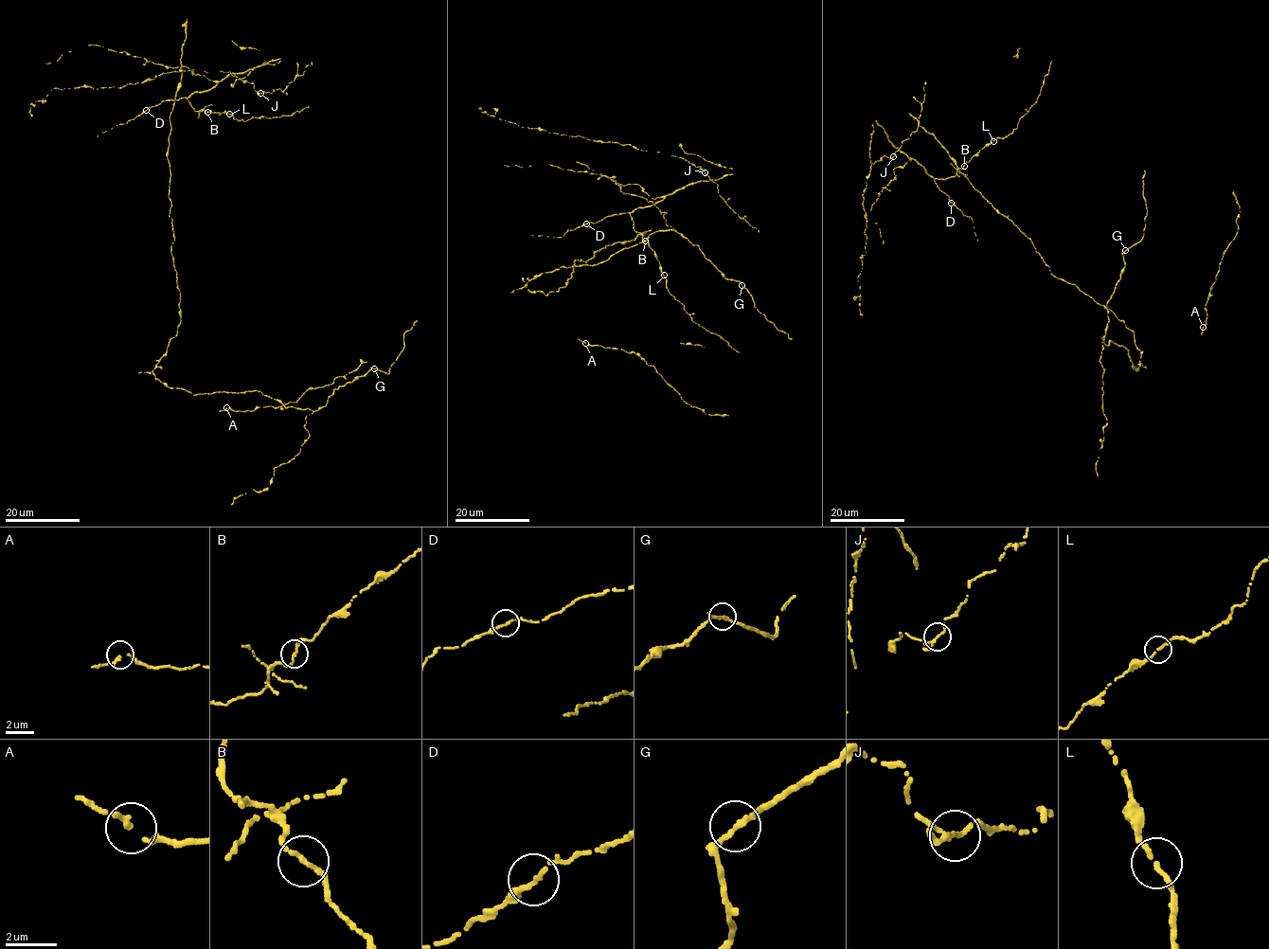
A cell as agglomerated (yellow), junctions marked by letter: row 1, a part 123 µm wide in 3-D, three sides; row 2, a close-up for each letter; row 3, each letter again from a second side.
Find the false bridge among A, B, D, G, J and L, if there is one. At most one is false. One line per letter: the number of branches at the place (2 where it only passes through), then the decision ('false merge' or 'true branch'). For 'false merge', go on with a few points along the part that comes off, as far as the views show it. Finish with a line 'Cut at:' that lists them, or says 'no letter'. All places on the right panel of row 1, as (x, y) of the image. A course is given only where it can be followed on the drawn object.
A: 2 | true branch
B: 2 | true branch
D: 2 | true branch
G: 2 | true branch
J: 2 | true branch
L: 2 | true branch
Cut at: no letter

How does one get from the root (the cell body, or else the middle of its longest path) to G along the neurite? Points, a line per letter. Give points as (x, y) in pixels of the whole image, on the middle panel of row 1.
G: (585, 261), (575, 260), (558, 291), (526, 287), (543, 273), (601, 263), (670, 229), (741, 285)

